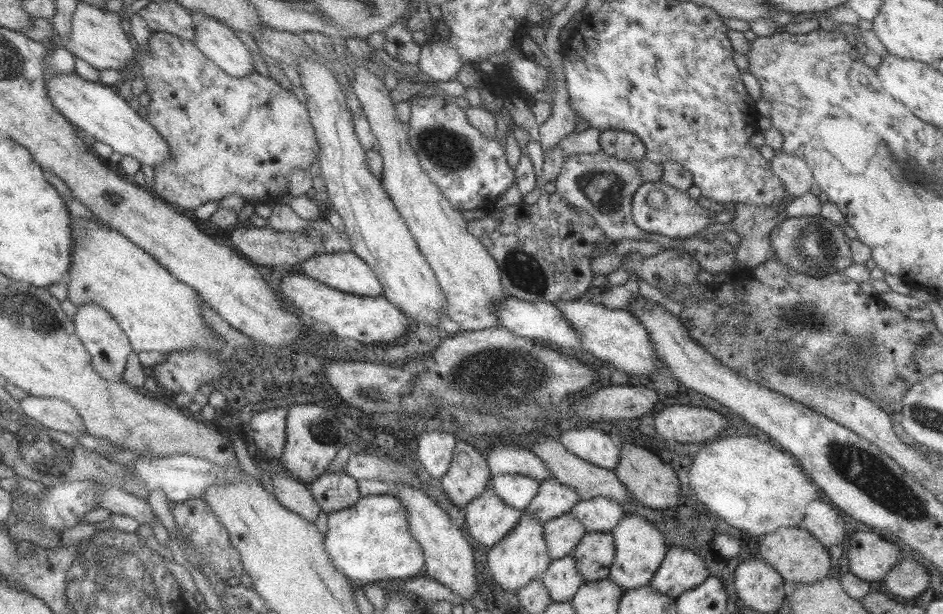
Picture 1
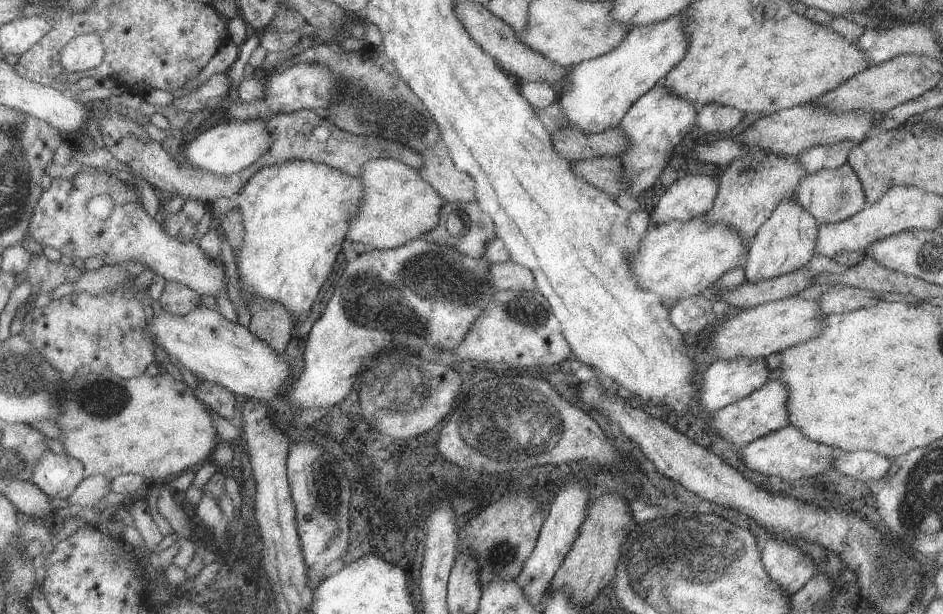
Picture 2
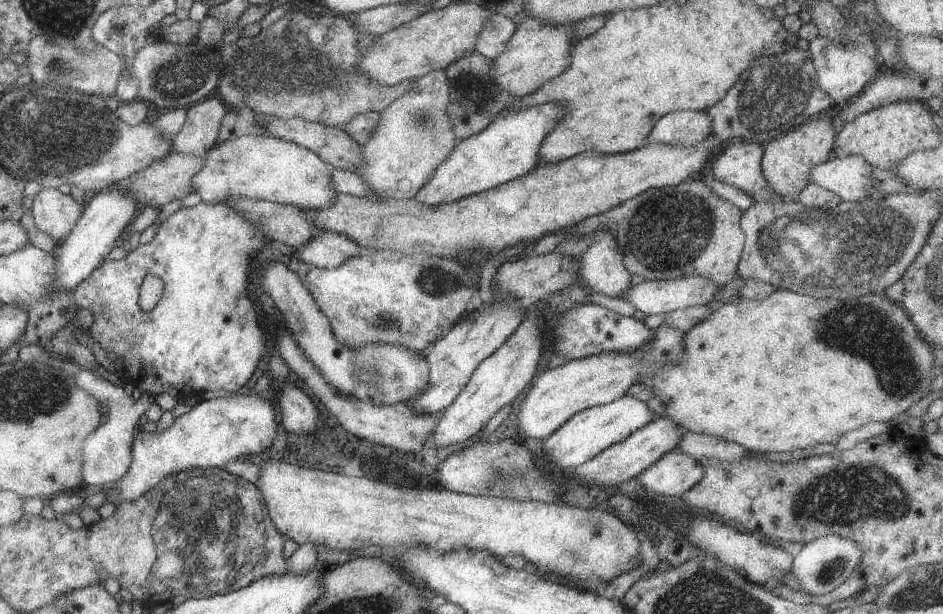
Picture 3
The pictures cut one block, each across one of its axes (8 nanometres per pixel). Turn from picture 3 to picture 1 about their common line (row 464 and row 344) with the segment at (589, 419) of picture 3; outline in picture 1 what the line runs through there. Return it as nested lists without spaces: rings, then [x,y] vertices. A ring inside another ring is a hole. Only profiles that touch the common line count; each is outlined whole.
[[[508,296],[495,304],[493,313],[497,320],[499,320],[499,326],[507,328],[518,336],[531,338],[549,346],[552,344],[552,348],[560,346],[562,348],[583,349],[581,342],[579,342],[577,330],[563,317],[560,309],[556,308],[554,303],[546,301],[528,302],[527,300]]]

